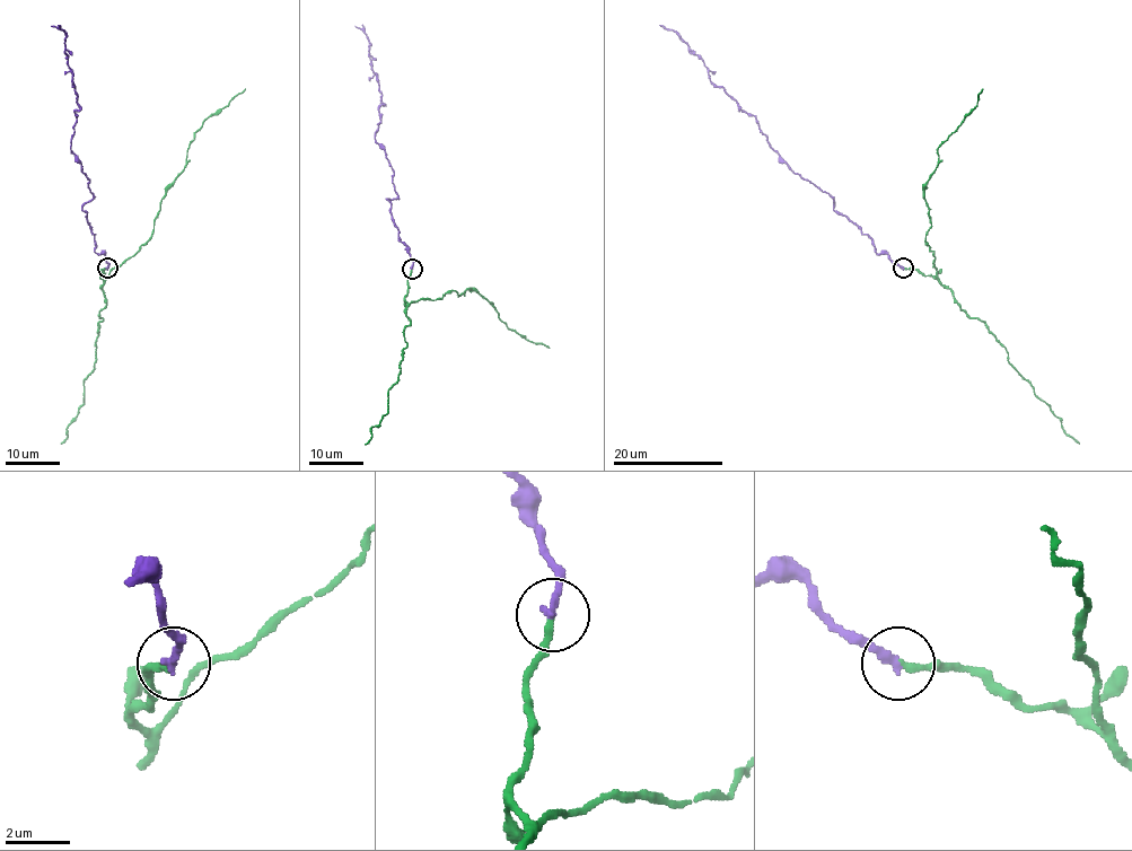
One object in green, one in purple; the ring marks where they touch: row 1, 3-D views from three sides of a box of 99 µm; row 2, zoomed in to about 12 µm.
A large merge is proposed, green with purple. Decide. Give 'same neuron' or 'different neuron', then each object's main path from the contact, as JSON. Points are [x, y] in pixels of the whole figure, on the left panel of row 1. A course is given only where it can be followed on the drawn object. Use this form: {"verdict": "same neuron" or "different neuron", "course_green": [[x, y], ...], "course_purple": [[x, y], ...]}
{"verdict": "same neuron", "course_green": [[107, 269], [101, 277], [104, 279], [150, 238], [165, 189], [185, 166], [193, 134], [245, 89]], "course_purple": [[107, 269], [82, 209], [93, 196], [89, 181], [70, 149], [78, 104], [66, 34], [51, 26]]}

